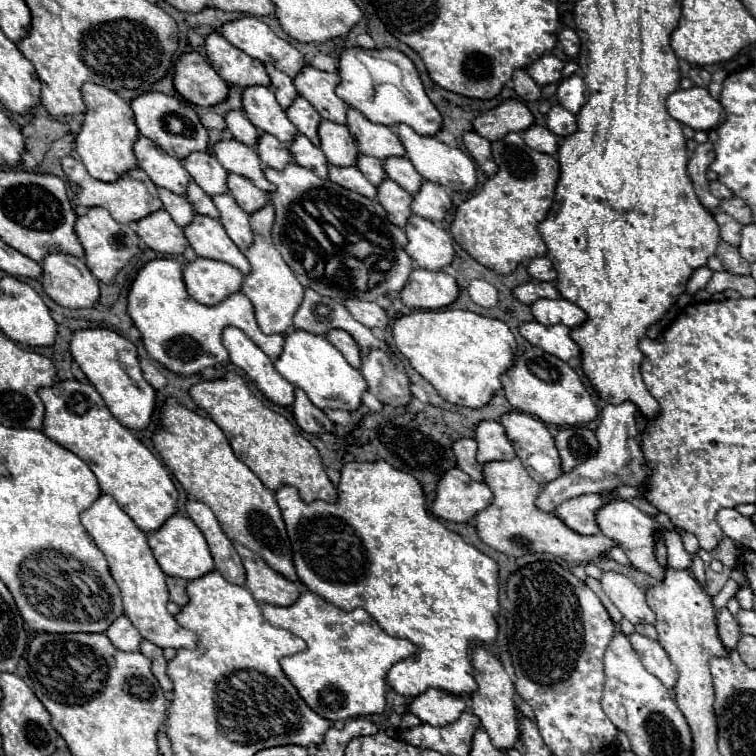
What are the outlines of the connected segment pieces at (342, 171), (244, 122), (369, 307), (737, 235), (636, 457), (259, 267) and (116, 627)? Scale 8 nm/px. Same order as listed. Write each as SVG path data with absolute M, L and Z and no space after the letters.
M329 166L329 180L333 180L335 184L339 184L343 188L349 188L361 196L375 198L375 194L377 194L375 186L355 166Z
M231 110L225 114L225 122L227 122L227 130L233 134L235 140L247 144L247 146L255 146L257 144L257 128L249 122L249 118L245 116L243 110Z
M349 298L343 302L345 308L351 312L351 316L365 324L367 328L385 328L387 326L387 314L381 306L377 306L375 302L363 302L363 300L357 300L357 298Z
M717 212L717 214L715 214L715 220L717 220L719 230L721 230L721 240L725 240L725 242L731 244L731 246L739 246L743 224L739 224L737 220L733 220L733 218L731 218L729 214L725 214L725 212Z
M619 404L619 406L605 406L601 412L601 422L595 430L595 436L599 440L599 450L595 456L573 468L571 472L561 474L553 482L545 484L541 494L535 500L535 506L541 512L553 512L561 502L571 500L575 496L583 494L599 494L599 496L609 496L617 490L619 484L627 484L633 488L647 488L649 478L651 478L651 468L641 452L641 432L637 426L637 408L635 404Z
M269 204L249 216L251 230L253 230L255 238L253 238L253 244L243 252L251 264L251 272L245 274L243 284L241 284L241 292L251 300L261 332L283 334L293 324L293 314L303 300L303 286L297 282L291 268L285 264L285 260L281 258L281 254L277 252L277 248L271 242L273 218L275 218L275 210Z
M119 616L105 632L105 636L111 640L111 644L119 650L139 650L141 634L135 630L135 626L129 622L127 616Z

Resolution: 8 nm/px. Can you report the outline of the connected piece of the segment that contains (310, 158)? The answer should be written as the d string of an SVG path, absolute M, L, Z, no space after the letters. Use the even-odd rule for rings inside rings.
M297 134L293 138L293 142L287 144L287 148L289 148L289 152L291 152L291 156L293 156L293 160L297 164L301 164L303 168L313 170L321 178L327 178L327 166L329 166L327 158L325 158L325 154L317 146L313 146L309 142L307 136Z

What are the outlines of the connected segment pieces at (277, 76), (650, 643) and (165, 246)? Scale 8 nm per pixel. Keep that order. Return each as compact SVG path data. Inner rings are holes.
M265 64L265 70L267 70L269 78L271 78L271 86L269 88L273 90L279 106L283 110L287 110L291 106L291 102L295 100L295 96L297 96L293 80L287 74L283 74L281 70L277 70L273 64Z
M639 632L629 634L629 642L631 642L633 650L639 654L643 666L653 676L657 676L665 684L669 694L673 696L673 684L677 680L677 672L675 672L675 666L669 664L669 656L663 650L663 646L657 640L651 640L651 638L647 638L647 636L639 634Z
M157 210L133 224L137 236L155 252L183 254L187 240L183 228L177 226L165 210Z

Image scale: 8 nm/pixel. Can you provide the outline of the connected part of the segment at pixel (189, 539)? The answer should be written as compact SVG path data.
M173 514L171 518L165 520L165 524L159 530L147 534L147 542L153 550L157 564L161 566L161 570L167 576L179 576L185 580L195 580L195 578L201 578L203 574L207 574L215 568L211 552L207 548L207 542L205 542L201 530L187 516Z

